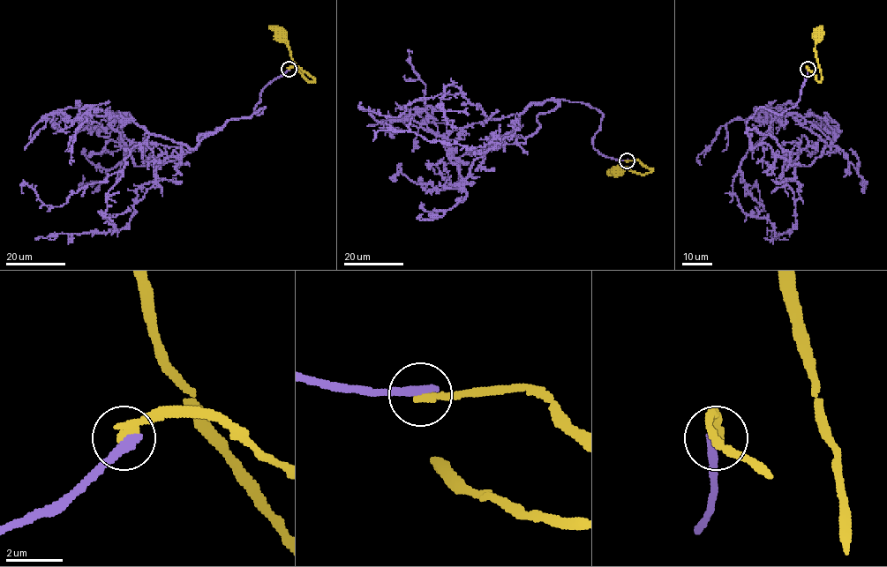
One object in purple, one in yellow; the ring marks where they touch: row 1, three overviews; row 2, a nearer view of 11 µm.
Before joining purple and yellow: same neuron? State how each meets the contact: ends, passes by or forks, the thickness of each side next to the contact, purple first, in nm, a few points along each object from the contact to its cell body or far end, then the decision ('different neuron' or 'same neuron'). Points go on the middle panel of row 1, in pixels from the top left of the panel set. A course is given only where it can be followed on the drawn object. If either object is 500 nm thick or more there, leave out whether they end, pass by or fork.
purple ends | yellow ends | 360/360 nm | purple via (627, 160), (593, 147), (603, 115), (564, 100), (488, 120), (460, 93), (416, 100), (398, 116), (361, 102) | yellow via (627, 160), (637, 160), (652, 169), (642, 174), (628, 168), (618, 169) | different neuron

